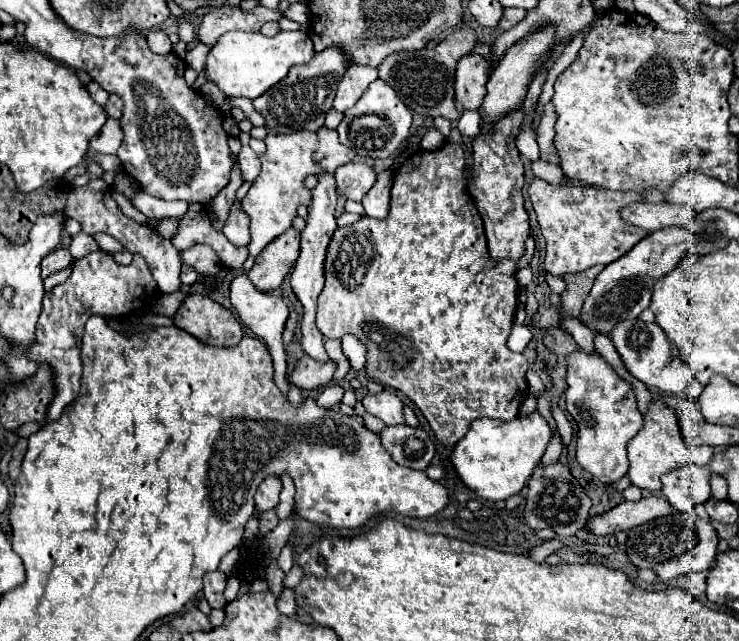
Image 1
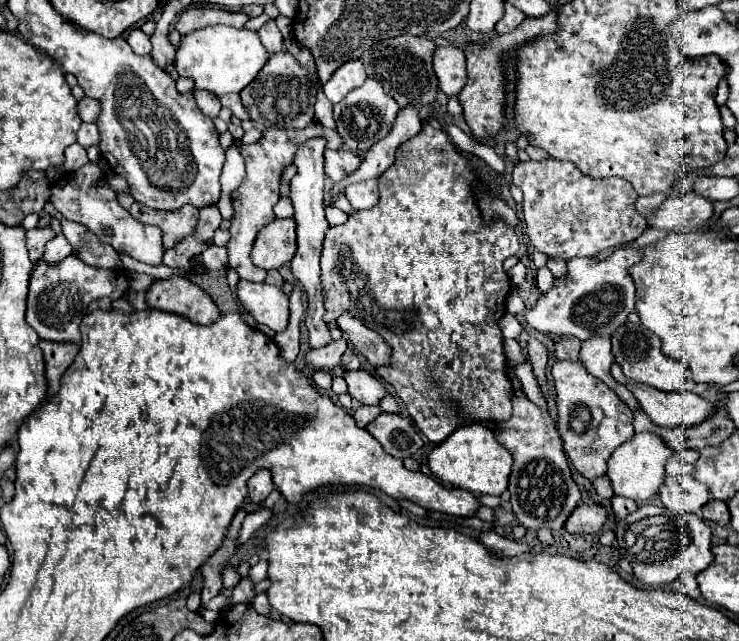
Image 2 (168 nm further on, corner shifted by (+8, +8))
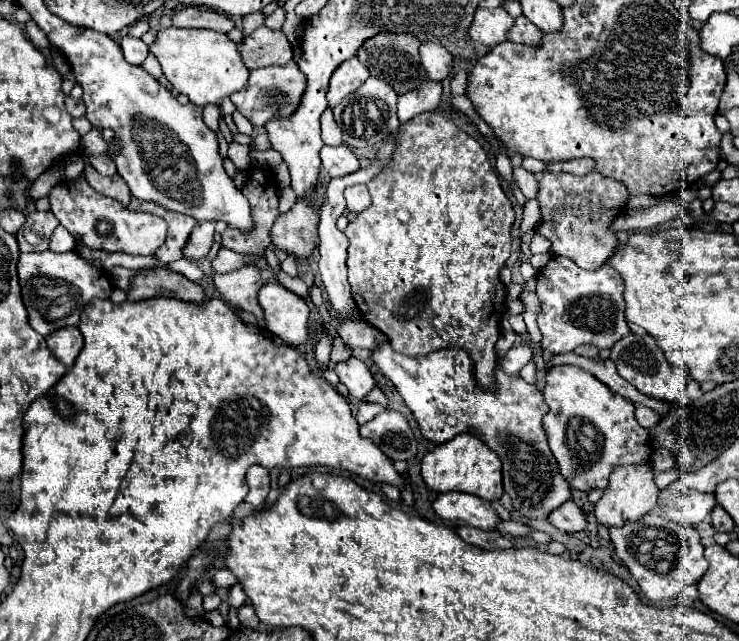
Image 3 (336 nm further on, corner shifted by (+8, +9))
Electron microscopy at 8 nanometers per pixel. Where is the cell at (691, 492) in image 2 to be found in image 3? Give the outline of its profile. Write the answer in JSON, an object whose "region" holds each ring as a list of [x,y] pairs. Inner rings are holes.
{"region":[[[690,489],[684,495],[676,495],[672,497],[666,507],[664,507],[664,515],[676,523],[684,523],[684,525],[698,525],[704,519],[708,519],[712,507],[716,505],[716,497],[708,495],[708,493],[700,493]]]}

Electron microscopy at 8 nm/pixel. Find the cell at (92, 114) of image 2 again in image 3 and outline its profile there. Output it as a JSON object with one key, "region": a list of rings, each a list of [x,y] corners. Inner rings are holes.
{"region":[[[70,95],[66,97],[66,109],[68,109],[68,113],[70,113],[72,117],[84,117],[84,113],[86,113],[84,101],[82,101],[82,99],[72,99]]]}

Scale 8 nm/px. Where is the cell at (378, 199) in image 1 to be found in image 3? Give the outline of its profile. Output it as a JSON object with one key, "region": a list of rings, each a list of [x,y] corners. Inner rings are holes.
{"region":[[[352,185],[344,191],[346,197],[346,207],[352,213],[360,213],[370,205],[370,193],[366,185]]]}

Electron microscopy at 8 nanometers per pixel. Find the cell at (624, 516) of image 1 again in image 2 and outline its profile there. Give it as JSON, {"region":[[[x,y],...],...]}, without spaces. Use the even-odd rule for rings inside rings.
{"region":[[[578,504],[572,512],[572,516],[564,522],[564,528],[570,534],[584,536],[584,534],[596,534],[604,526],[608,518],[608,512],[598,504]]]}

